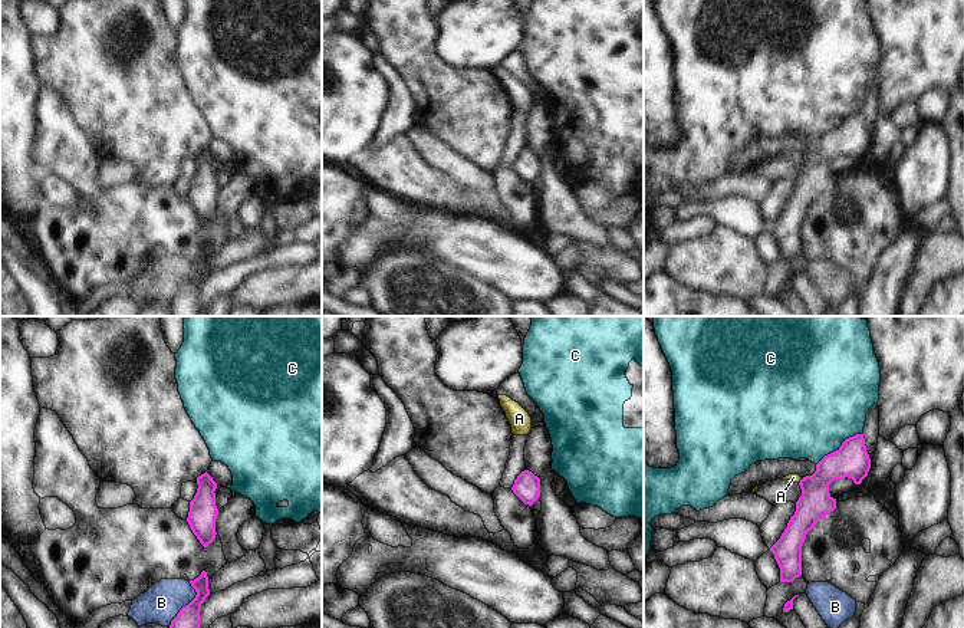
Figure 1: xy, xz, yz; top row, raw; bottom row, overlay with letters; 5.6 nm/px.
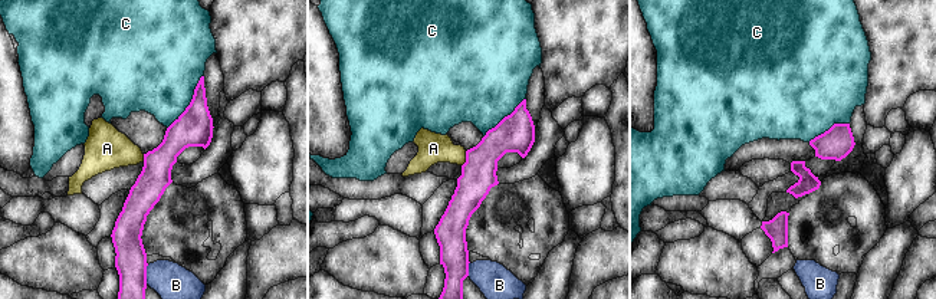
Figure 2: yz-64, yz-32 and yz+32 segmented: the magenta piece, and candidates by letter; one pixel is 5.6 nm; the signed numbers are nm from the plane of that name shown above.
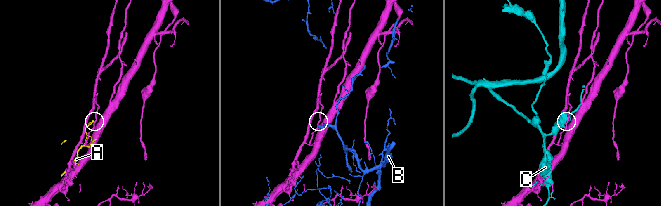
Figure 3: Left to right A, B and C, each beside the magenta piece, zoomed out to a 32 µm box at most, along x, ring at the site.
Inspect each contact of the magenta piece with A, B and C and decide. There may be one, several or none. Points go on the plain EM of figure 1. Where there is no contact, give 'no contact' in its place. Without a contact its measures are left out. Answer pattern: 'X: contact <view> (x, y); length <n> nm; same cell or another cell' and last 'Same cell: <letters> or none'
A: contact yz (800, 160); length 40 nm; another cell
B: contact xy (186, 283); length 280 nm; another cell
C: contact yz (839, 125); length 320 nm; another cell
Same cell: none

